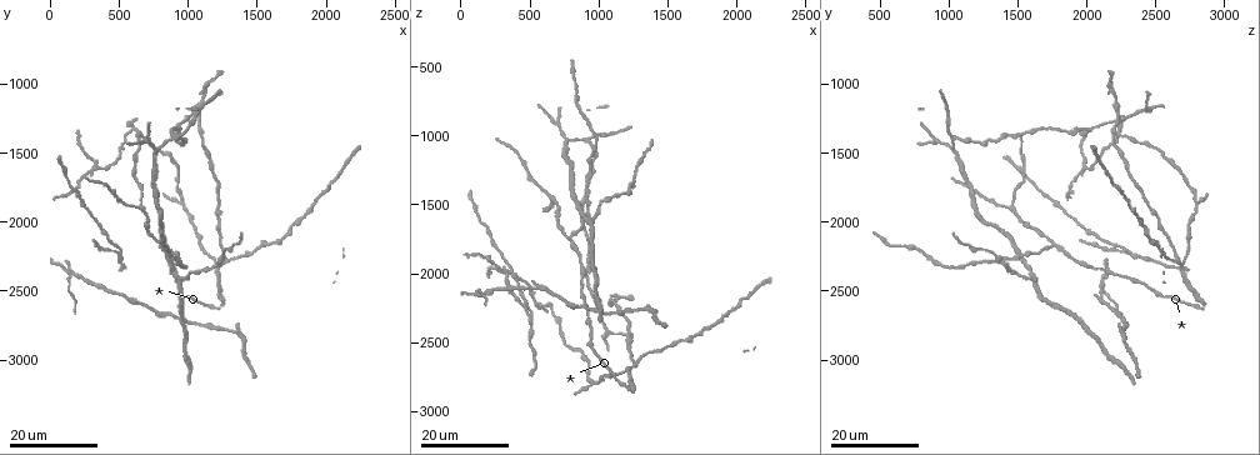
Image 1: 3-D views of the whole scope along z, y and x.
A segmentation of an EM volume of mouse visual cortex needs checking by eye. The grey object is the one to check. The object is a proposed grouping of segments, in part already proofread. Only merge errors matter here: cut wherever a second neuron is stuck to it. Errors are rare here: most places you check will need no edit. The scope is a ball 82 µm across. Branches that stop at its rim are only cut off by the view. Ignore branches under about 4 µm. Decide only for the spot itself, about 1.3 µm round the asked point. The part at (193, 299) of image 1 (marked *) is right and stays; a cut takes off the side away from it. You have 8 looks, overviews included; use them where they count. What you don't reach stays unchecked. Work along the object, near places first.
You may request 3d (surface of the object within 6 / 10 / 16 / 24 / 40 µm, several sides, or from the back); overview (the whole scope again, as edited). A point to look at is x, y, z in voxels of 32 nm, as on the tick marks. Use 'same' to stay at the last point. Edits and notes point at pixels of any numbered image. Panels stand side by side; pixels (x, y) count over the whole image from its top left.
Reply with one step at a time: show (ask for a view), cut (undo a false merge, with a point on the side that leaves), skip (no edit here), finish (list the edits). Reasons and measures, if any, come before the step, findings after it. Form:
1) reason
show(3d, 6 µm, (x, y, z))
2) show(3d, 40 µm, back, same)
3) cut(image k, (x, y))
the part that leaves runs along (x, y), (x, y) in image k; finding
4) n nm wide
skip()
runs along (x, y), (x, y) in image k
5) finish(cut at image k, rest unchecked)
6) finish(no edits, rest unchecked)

show(3d, 16 µm, (940, 1860, 2780))

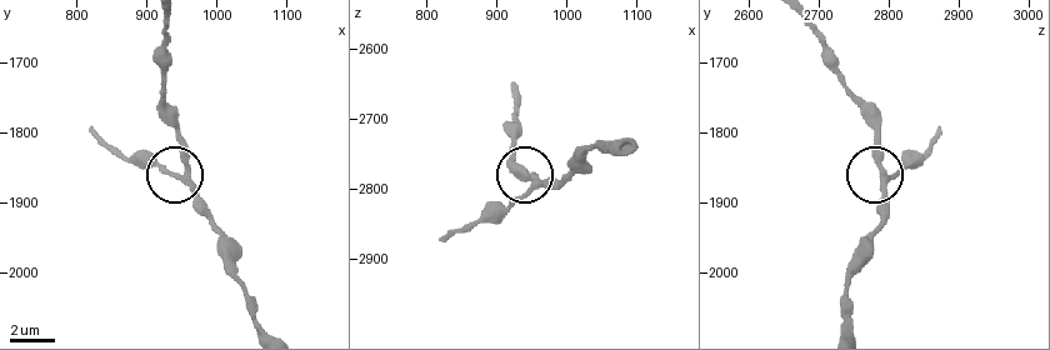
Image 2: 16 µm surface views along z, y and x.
closer look
show(3d, 10 µm, (950, 1860, 2795))

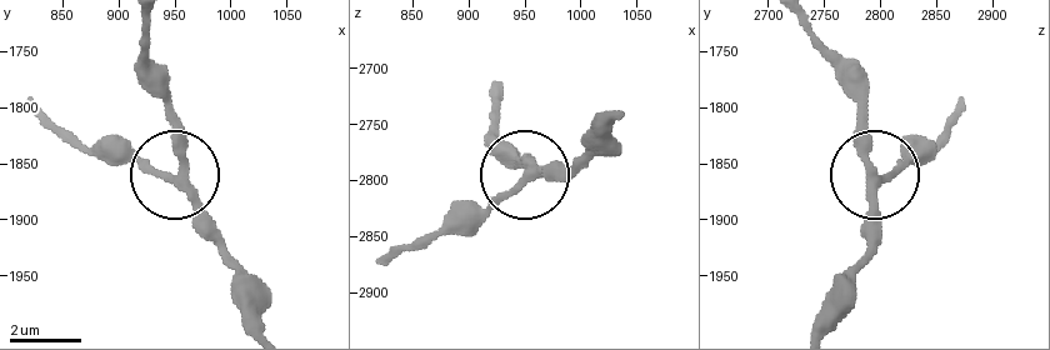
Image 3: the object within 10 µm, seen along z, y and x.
3 arms
skip()
runs along (618, 118), (568, 169), (531, 171), (463, 229) in image 3; one neuron here

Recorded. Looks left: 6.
sudden change in width
show(3d, 24 µm, (880, 2680, 2240))

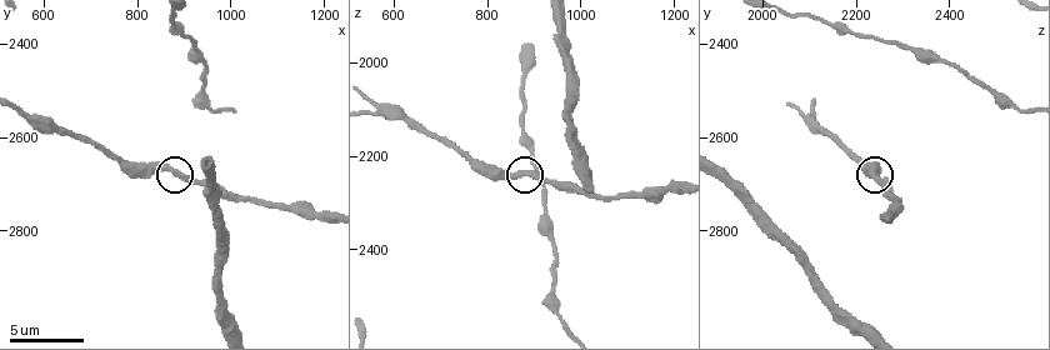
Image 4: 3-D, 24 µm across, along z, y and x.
show(3d, 10 µm, (865, 2665, 2245))

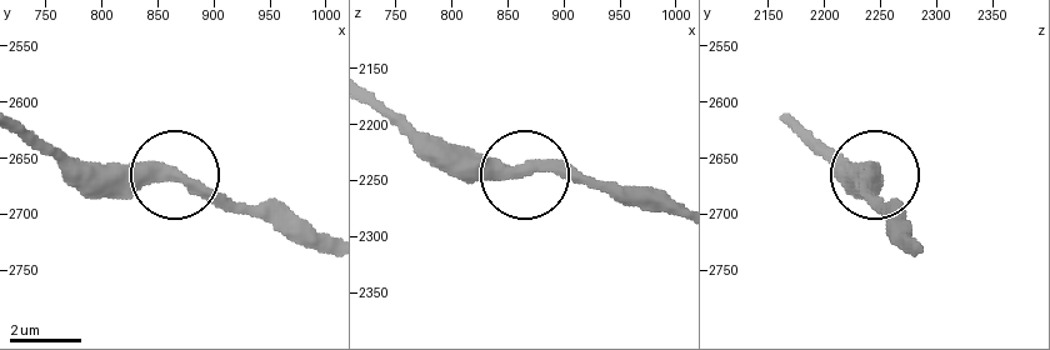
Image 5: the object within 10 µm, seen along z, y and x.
show(3d, 6 µm, (862, 2664, 2244))

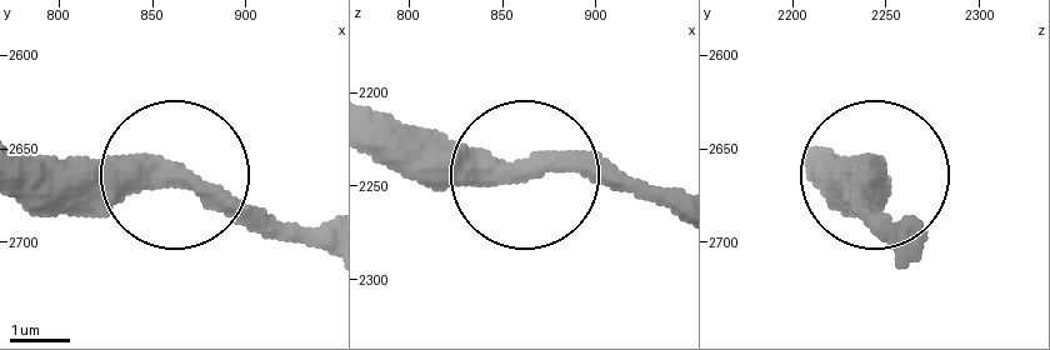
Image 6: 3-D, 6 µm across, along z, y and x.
skip()
one neuron here

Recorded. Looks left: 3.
two arms in line, one across
show(3d, 24 µm, (920, 2260, 1500))

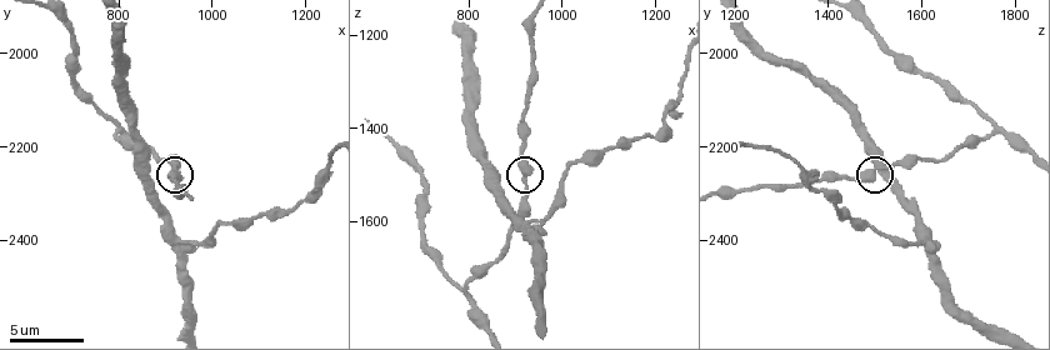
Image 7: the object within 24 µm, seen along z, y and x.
closer look
show(3d, 10 µm, (915, 2245, 1515))

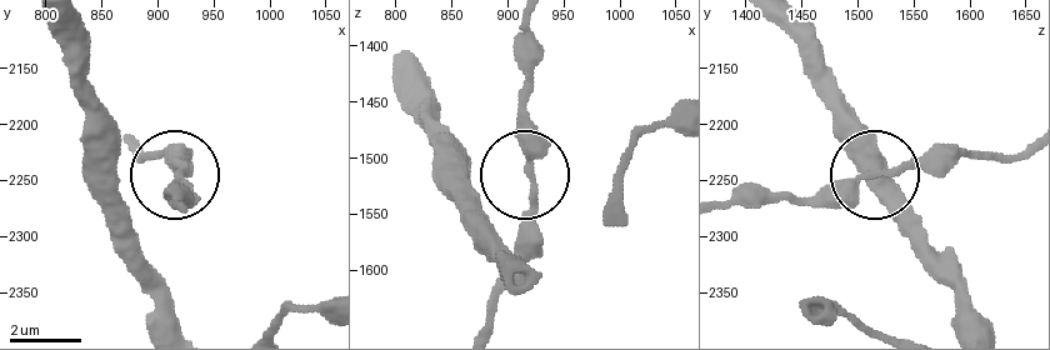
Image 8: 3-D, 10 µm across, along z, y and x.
200 nm wide
skip()
runs along (490, 321), (535, 196), (525, 169), (525, 55) in image 8; one neuron here

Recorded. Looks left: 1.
show(3d, 10 µm, (950, 2415, 1620))

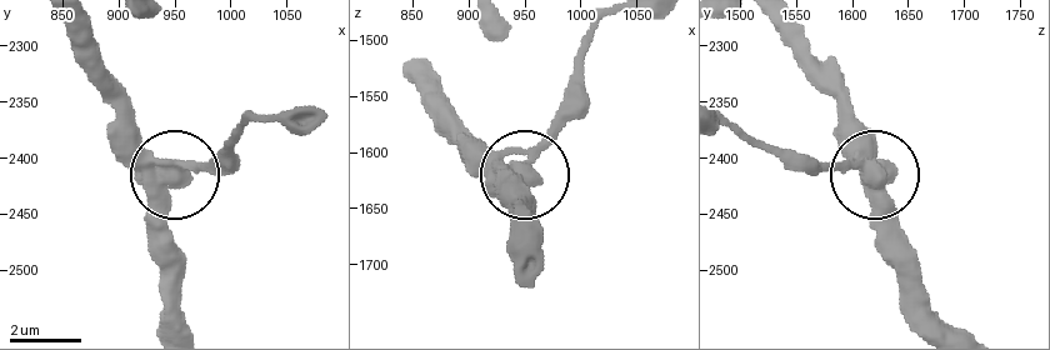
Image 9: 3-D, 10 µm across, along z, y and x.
skip()
runs along (74, 24), (130, 131), (169, 173), (231, 166) in image 9; one neuron here

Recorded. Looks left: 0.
finish(no edits, rest unchecked)

